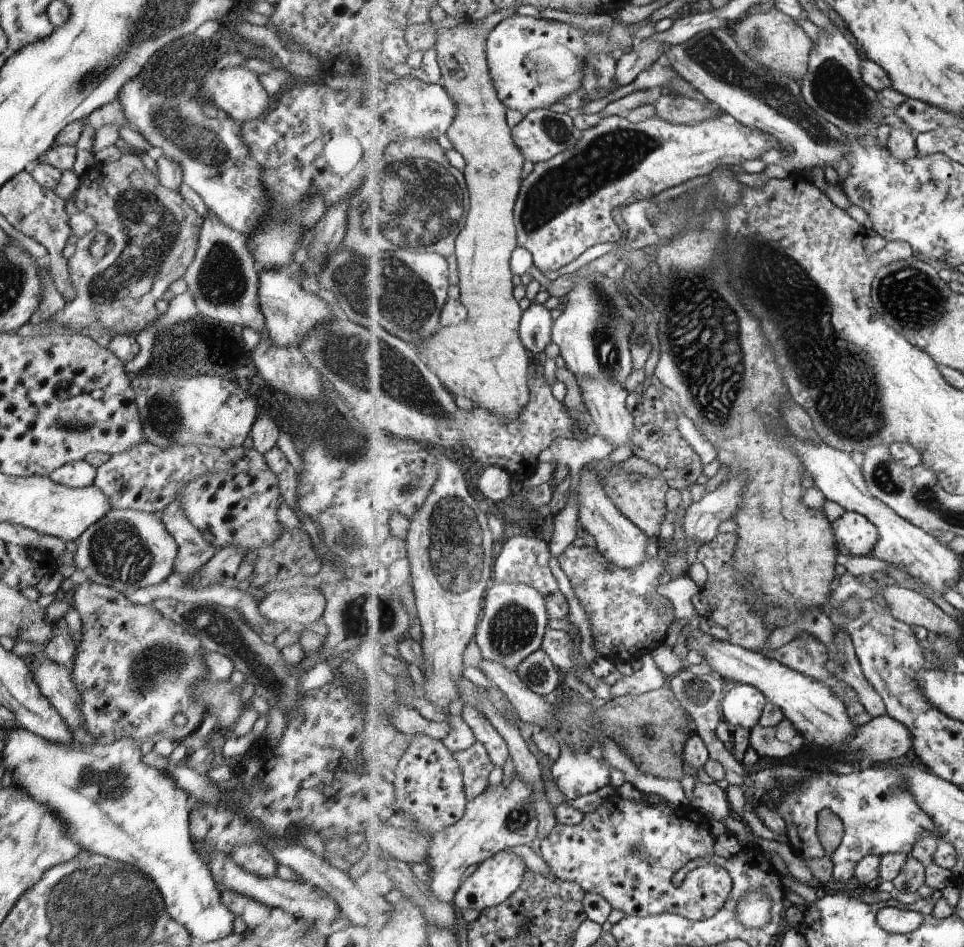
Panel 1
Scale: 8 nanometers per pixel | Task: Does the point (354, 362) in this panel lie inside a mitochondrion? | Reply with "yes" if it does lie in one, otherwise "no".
yes

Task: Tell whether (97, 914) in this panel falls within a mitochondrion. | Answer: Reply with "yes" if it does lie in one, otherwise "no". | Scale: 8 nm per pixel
yes

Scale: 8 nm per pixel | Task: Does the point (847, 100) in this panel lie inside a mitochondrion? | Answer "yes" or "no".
yes

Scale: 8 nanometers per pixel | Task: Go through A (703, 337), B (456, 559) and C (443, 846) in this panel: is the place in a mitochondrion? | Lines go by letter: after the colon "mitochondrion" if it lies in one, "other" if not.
A: mitochondrion
B: mitochondrion
C: other

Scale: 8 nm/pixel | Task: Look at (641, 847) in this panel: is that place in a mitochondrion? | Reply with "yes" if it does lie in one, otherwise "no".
yes

